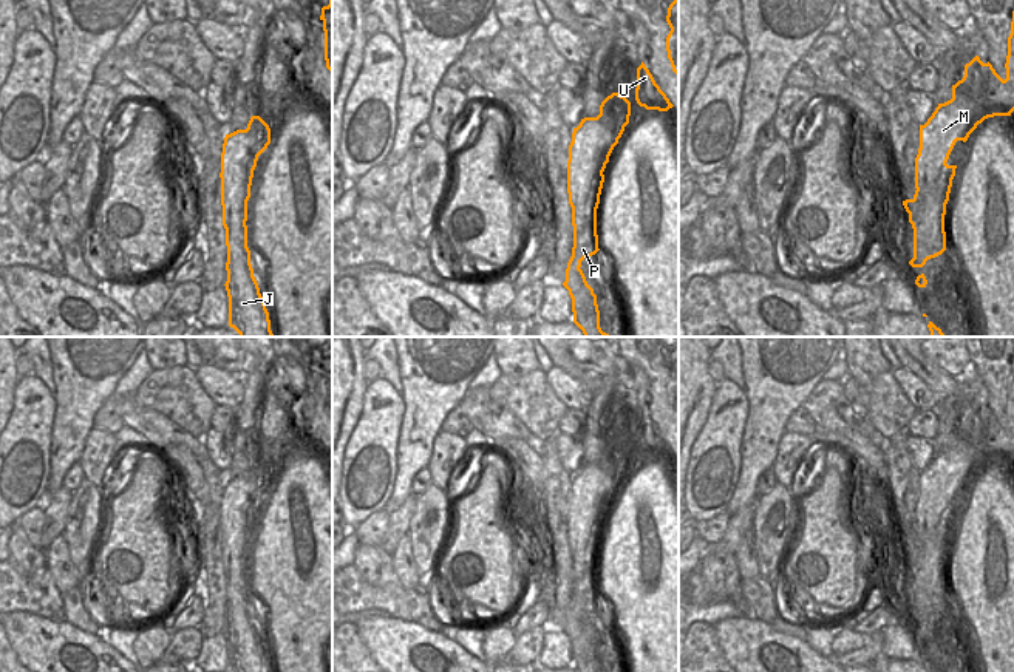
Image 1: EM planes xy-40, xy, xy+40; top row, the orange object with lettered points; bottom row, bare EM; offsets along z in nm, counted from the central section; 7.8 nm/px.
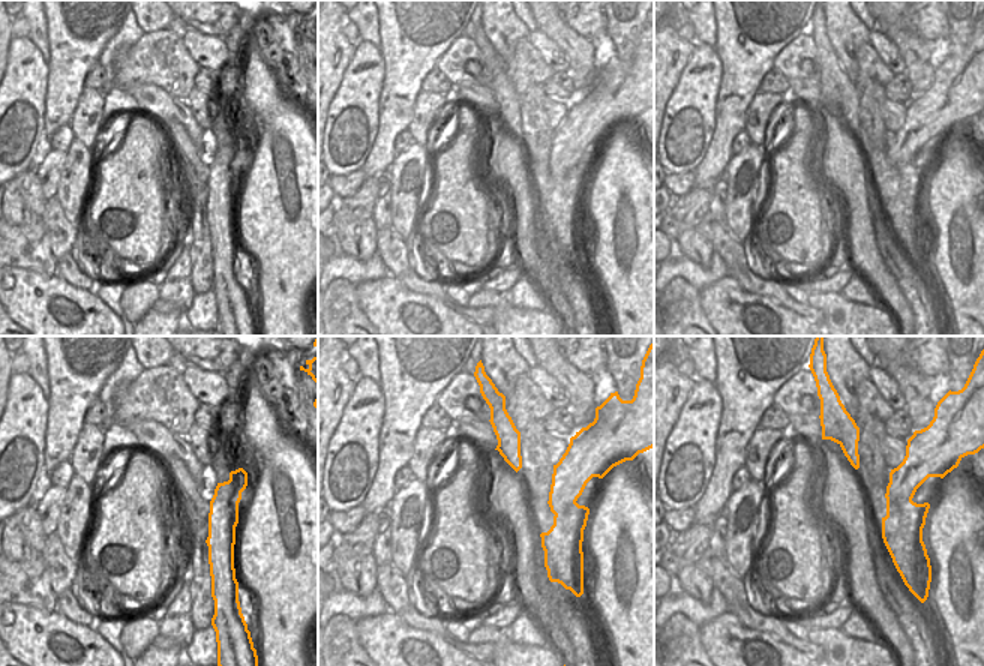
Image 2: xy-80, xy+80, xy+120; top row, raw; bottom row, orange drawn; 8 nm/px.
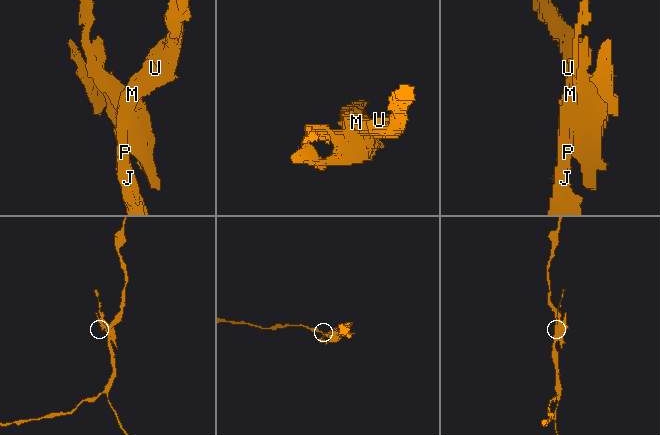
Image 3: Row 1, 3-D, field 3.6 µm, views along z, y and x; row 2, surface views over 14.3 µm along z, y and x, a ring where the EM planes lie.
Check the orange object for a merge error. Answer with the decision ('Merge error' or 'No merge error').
Merge error

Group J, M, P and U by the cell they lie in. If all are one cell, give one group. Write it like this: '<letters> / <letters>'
J M U / P

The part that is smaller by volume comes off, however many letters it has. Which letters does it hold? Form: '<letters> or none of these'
P

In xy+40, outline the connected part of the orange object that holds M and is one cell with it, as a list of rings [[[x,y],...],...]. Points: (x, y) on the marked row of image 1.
[[[1014,11],[1011,22],[1011,34],[1008,37],[1008,56],[1006,56],[1006,79],[1003,80],[992,65],[983,63],[975,56],[965,65],[965,76],[955,85],[952,85],[952,99],[938,104],[932,116],[924,125],[920,125],[920,148],[915,158],[915,188],[920,192],[929,192],[935,187],[937,179],[948,165],[949,154],[957,141],[966,142],[969,134],[988,117],[1011,116],[1014,111]]]

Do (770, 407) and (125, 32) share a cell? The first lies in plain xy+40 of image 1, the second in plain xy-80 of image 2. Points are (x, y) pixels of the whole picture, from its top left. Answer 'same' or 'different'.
different

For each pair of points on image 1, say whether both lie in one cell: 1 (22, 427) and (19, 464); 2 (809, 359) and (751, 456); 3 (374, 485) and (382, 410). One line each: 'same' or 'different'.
1: same
2: same
3: same

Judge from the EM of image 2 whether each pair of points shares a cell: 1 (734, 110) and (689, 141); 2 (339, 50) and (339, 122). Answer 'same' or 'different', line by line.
1: different
2: different

